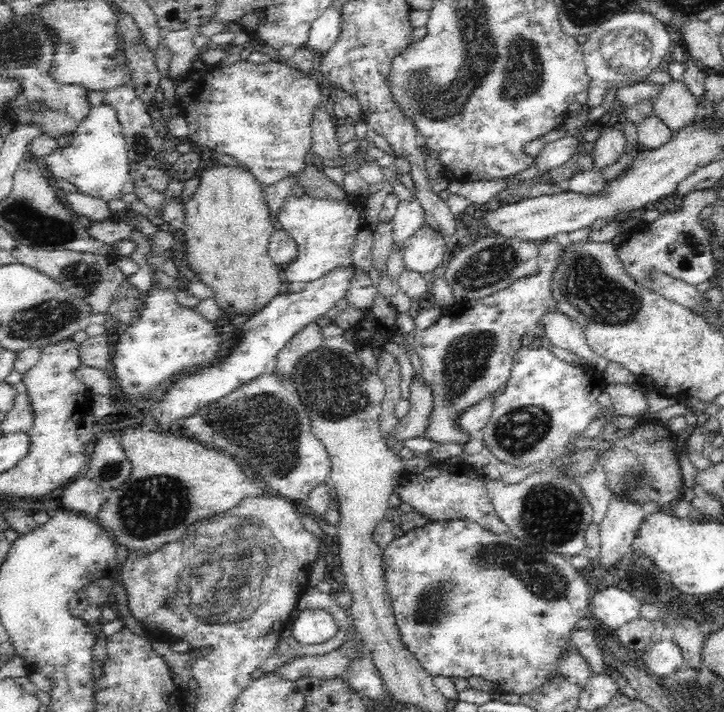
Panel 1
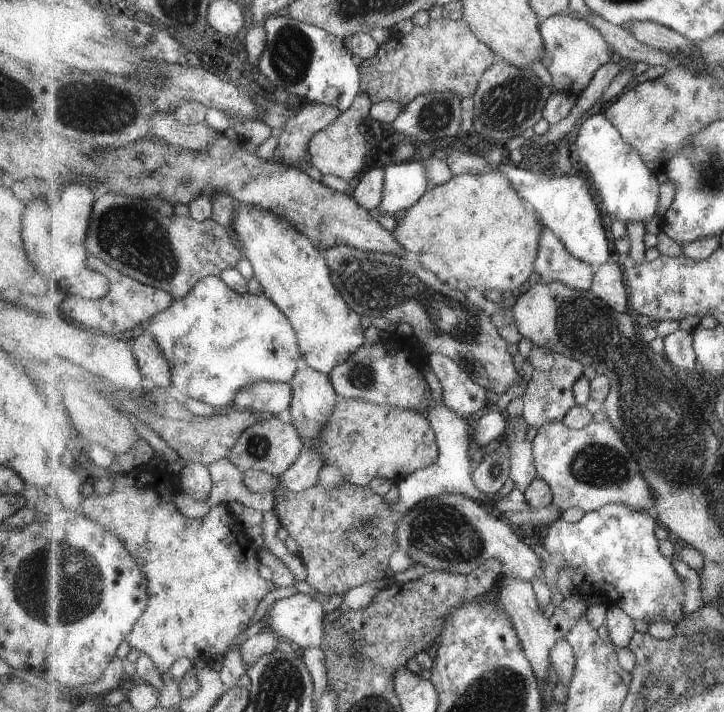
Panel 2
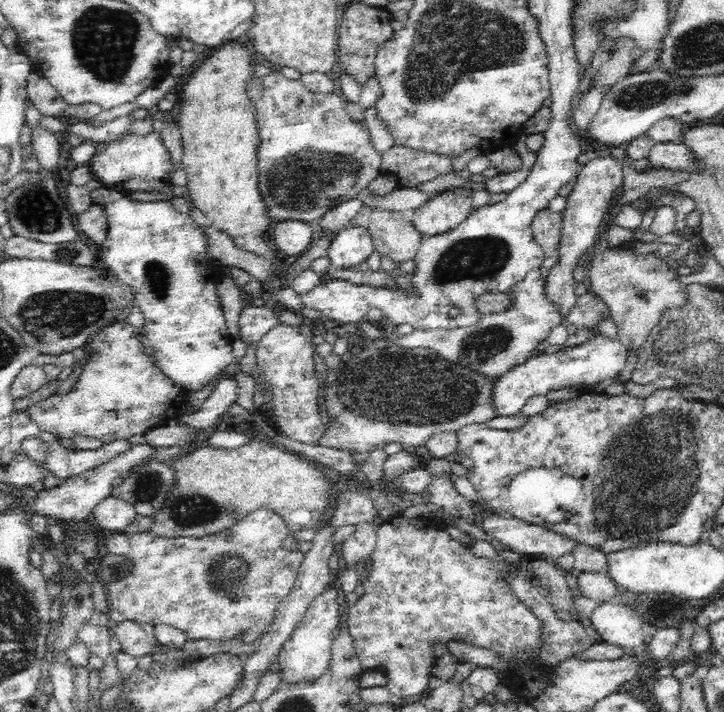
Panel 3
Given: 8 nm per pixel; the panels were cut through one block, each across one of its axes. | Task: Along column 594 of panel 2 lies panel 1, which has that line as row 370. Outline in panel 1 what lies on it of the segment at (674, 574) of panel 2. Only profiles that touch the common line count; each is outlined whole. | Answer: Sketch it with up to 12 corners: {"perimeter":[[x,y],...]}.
{"perimeter":[[538,343],[480,431],[502,469],[562,452],[602,416],[601,372]]}

